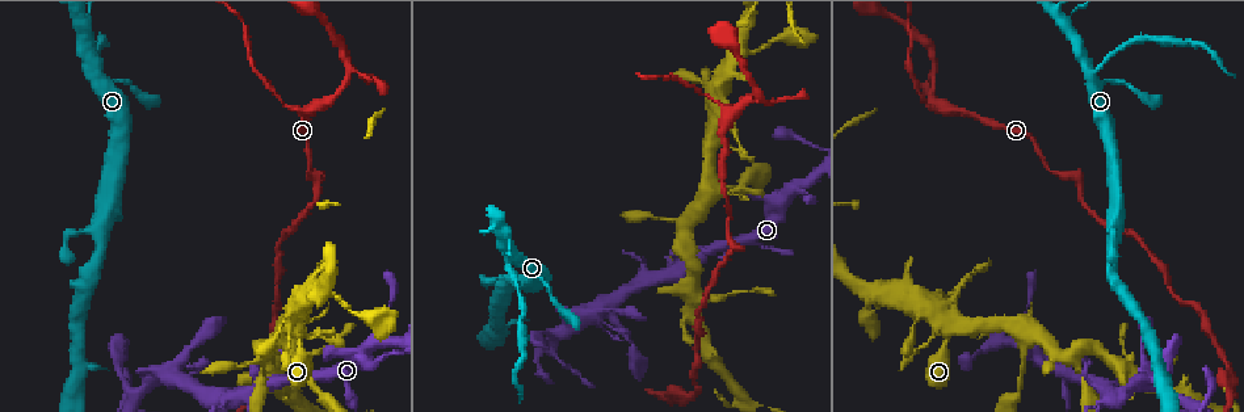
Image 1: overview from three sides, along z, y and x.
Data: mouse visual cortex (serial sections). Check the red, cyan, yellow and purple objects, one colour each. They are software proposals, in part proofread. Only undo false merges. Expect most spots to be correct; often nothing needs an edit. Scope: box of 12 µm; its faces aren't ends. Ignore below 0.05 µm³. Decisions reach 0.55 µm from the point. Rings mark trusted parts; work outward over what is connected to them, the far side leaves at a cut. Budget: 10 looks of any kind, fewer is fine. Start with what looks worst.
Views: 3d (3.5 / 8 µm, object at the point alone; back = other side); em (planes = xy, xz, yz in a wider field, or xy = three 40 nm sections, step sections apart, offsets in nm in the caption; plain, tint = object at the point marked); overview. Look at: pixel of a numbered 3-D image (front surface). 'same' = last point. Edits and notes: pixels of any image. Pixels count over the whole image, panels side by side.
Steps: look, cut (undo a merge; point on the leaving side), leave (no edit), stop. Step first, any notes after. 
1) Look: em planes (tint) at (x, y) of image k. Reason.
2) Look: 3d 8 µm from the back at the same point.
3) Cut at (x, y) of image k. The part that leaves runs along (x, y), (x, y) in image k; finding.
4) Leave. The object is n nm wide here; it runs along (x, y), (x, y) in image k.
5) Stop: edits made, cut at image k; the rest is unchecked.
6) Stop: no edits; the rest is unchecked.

Look: 3d 3.5 µm at (507, 270) of image 1. Thick turns thin.

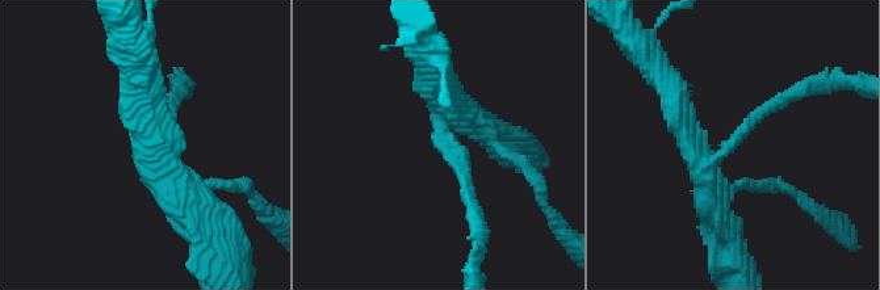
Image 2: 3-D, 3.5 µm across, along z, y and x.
Look: em planes (tint) at (733, 144) of image 2. The arms are 150, 350 nm wide; need the tissue.

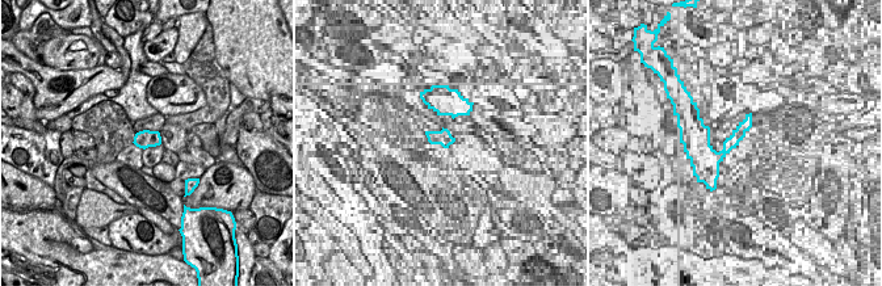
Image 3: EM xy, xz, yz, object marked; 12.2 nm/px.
Leave. The object is 220 nm wide here; it runs along (715, 207), (708, 163), (792, 95) in image 2; all the same cell.

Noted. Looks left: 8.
Look: 3d 3.5 µm from the back at (933, 84) of image 1. Thin neck.

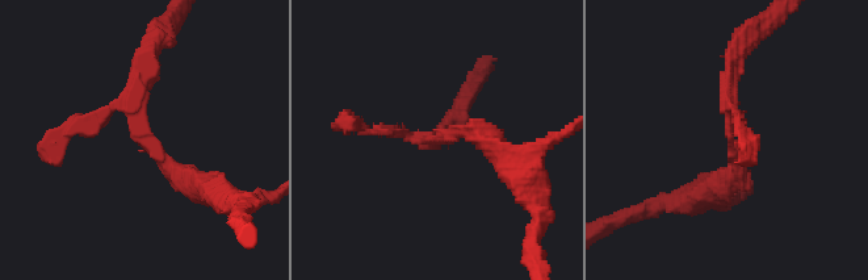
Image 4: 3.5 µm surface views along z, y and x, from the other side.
Look: em xy step 1 (tint) at (440, 141) of image 4. Now the EM.

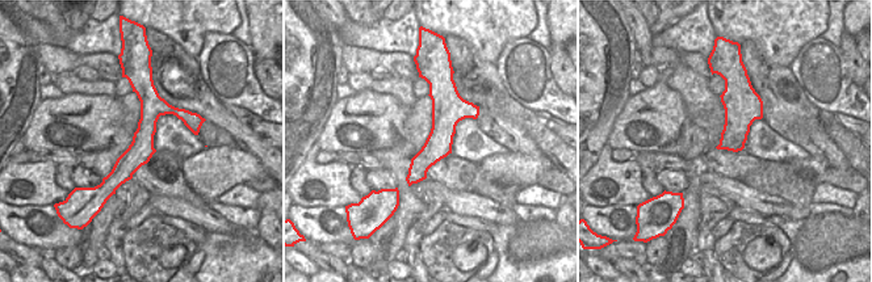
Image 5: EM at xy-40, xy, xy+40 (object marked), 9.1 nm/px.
Leave. It runs along (145, 89), (142, 148), (107, 193) in image 5; all the same cell.

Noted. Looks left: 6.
Look: 3d 3.5 µm at (1128, 371) of image 1. Branch point.

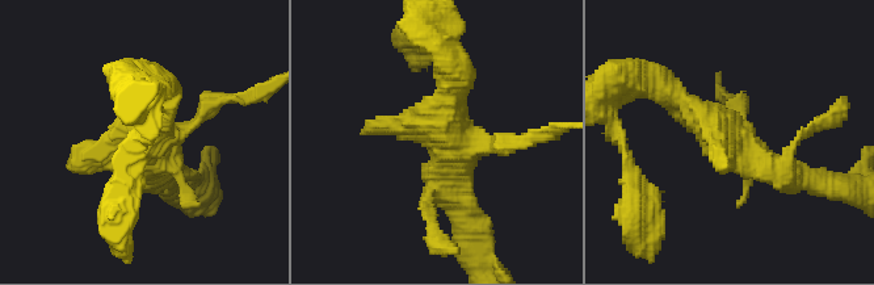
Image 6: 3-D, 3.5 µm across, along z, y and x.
Look: em xy step 5 (plain) at (731, 139) of image 6.

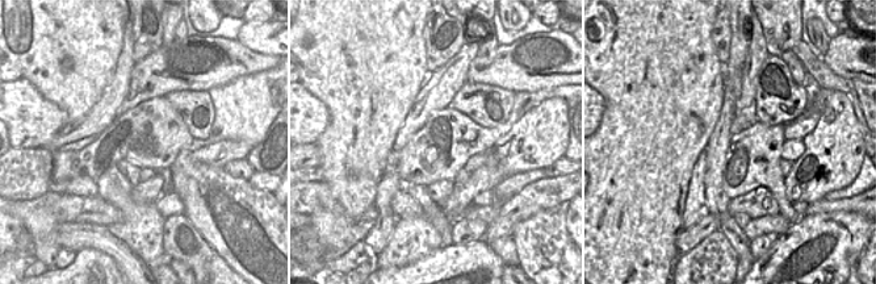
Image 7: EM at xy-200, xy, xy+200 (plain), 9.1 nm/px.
Look: em xy step 5 (tint) at the same point.

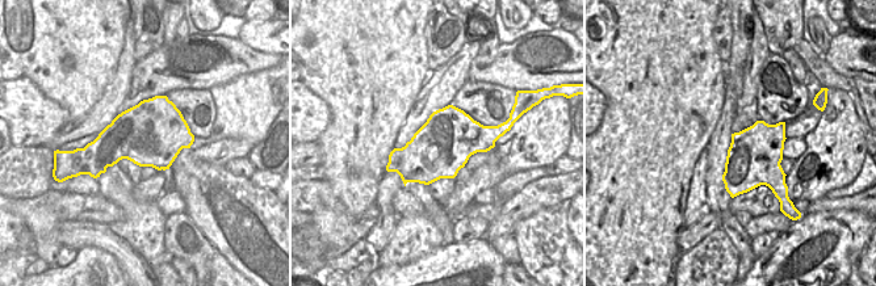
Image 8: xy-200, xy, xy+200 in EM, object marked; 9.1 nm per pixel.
Leave. It runs along (664, 86), (761, 166), (798, 181) in image 6; one cell here.

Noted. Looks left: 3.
Look: 3d 3.5 µm at (104, 223) of image 1. Side arm on a straight run.

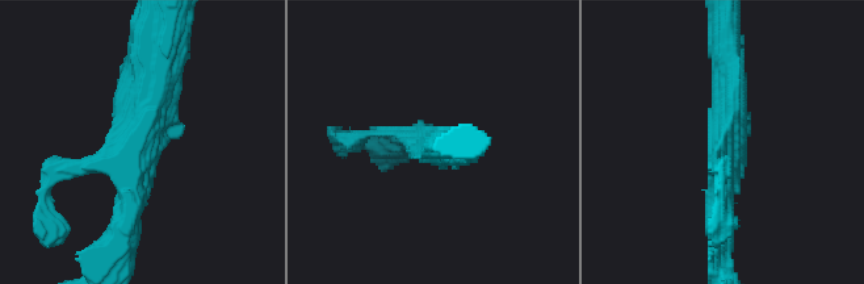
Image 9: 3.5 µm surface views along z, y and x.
Look: em xy step 5 (plain) at (138, 146) of image 9. Shape alone is not enough.

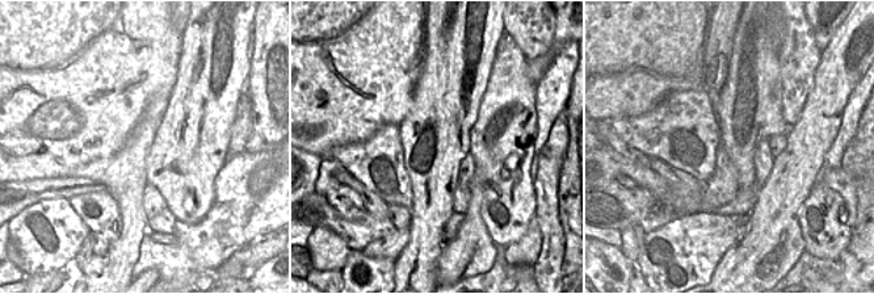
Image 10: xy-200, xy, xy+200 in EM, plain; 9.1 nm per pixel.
Look: em xy step 5 (tint) at the same point.

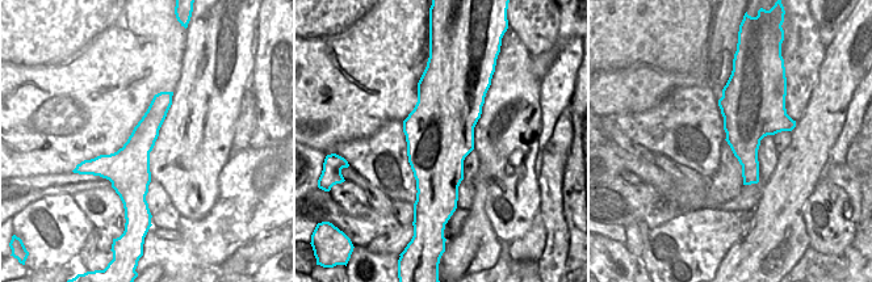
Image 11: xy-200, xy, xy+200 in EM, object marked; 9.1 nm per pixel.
Leave. The arms are 150, 300, 450 nm wide; it runs along (162, 62), (121, 236) in image 9; all the same cell.

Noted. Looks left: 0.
Stop: no edits; the rest is unchecked.

